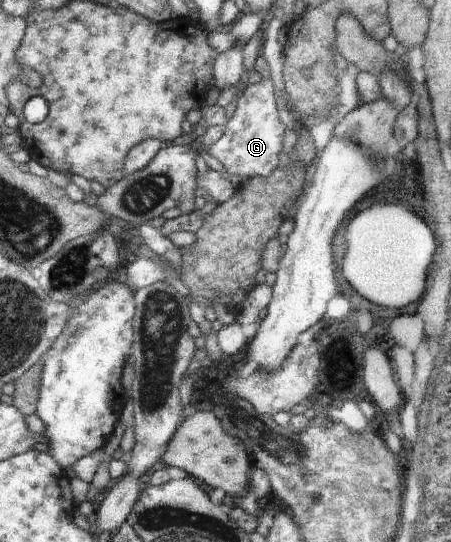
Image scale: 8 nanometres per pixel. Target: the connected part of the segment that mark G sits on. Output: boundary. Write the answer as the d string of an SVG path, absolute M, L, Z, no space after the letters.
M266 75L261 81L249 84L231 108L223 136L210 149L213 157L225 167L228 178L233 174L266 178L279 167L286 127L279 120L275 101L272 80Z

